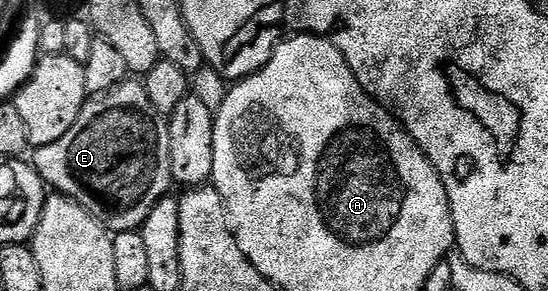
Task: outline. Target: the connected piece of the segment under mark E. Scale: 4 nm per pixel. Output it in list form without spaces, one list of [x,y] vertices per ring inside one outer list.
[[[135,77],[119,83],[104,95],[88,98],[83,112],[73,121],[73,129],[69,129],[65,137],[53,141],[53,145],[34,148],[29,162],[52,192],[81,205],[111,233],[140,230],[145,217],[149,217],[149,209],[173,187],[166,122],[159,111],[153,109],[142,82]]]

